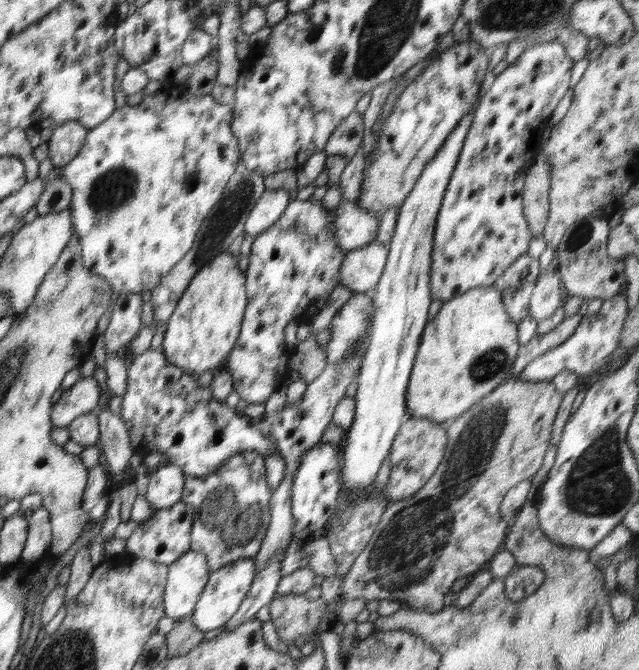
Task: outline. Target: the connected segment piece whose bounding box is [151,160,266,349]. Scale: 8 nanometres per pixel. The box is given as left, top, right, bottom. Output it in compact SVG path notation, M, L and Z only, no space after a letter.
M242 160L237 163L237 168L230 178L220 200L211 208L211 211L203 220L191 249L170 269L170 272L160 279L160 282L151 290L151 303L154 309L154 321L156 332L151 348L162 347L168 320L172 316L177 302L186 290L188 283L200 268L208 264L217 254L224 252L238 238L245 229L245 222L249 212L253 209L256 201L263 195L266 186L264 178L254 171L246 169Z

